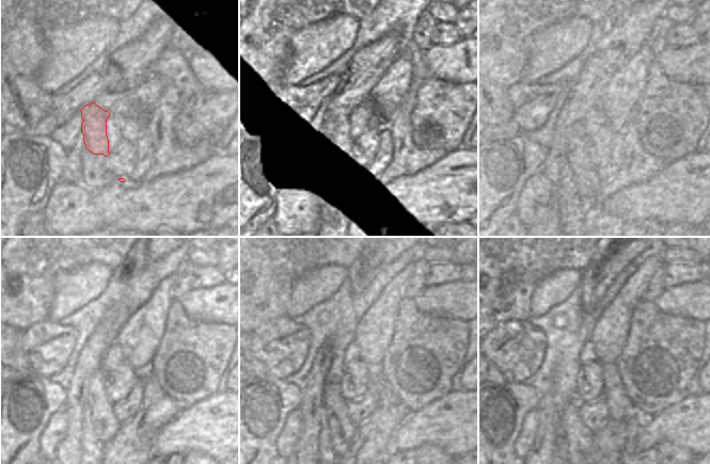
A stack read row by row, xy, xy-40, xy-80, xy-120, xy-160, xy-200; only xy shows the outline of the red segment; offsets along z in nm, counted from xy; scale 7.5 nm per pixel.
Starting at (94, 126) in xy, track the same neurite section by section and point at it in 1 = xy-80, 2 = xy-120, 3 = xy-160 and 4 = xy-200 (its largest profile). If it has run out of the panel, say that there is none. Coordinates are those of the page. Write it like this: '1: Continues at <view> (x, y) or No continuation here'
1: Continues at xy-80 (577, 152)
2: Continues at xy-120 (106, 427)
3: Continues at xy-160 (343, 430)
4: Continues at xy-200 (578, 438)

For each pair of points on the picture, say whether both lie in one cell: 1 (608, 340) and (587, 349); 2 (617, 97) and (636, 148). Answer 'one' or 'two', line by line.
1: two
2: two

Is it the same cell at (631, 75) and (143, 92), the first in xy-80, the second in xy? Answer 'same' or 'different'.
same

